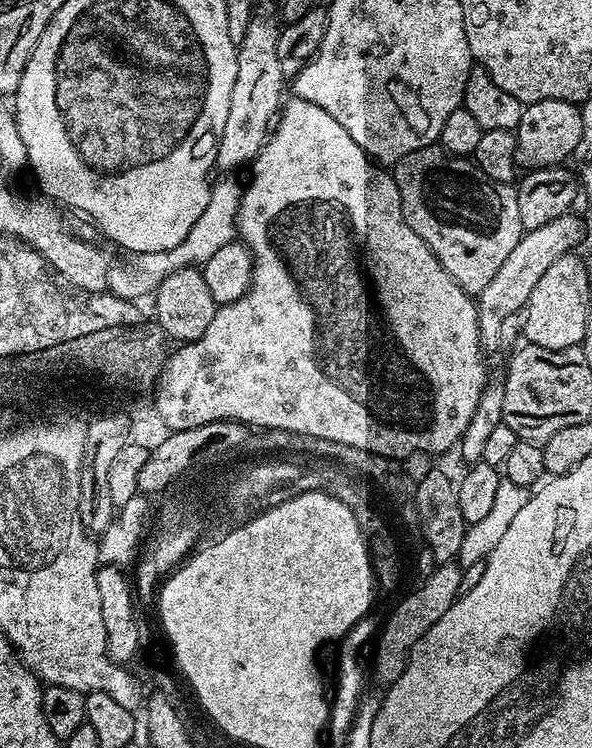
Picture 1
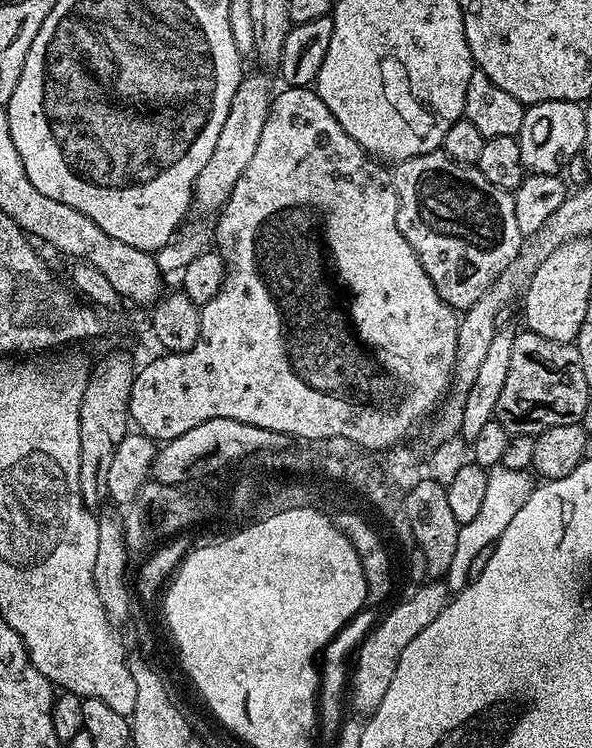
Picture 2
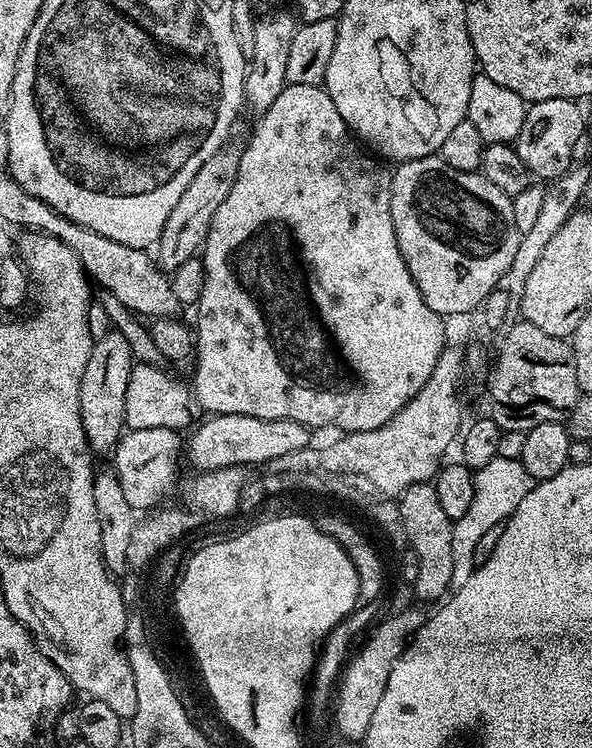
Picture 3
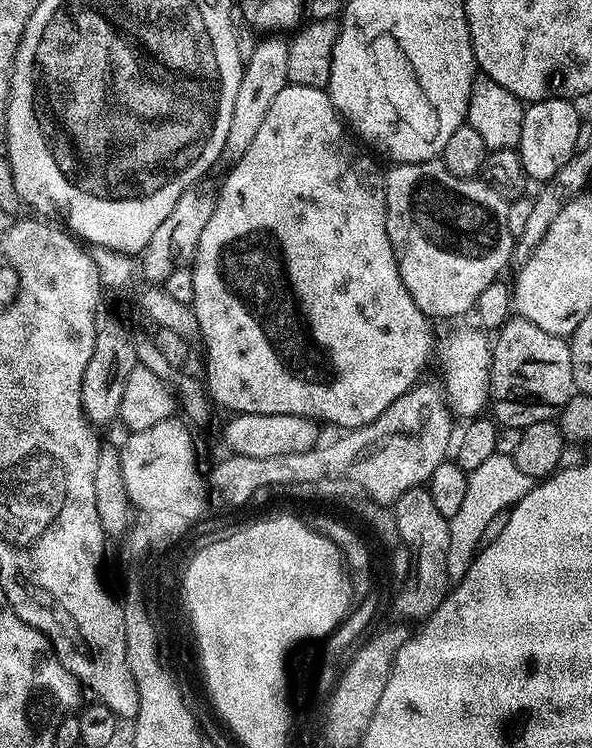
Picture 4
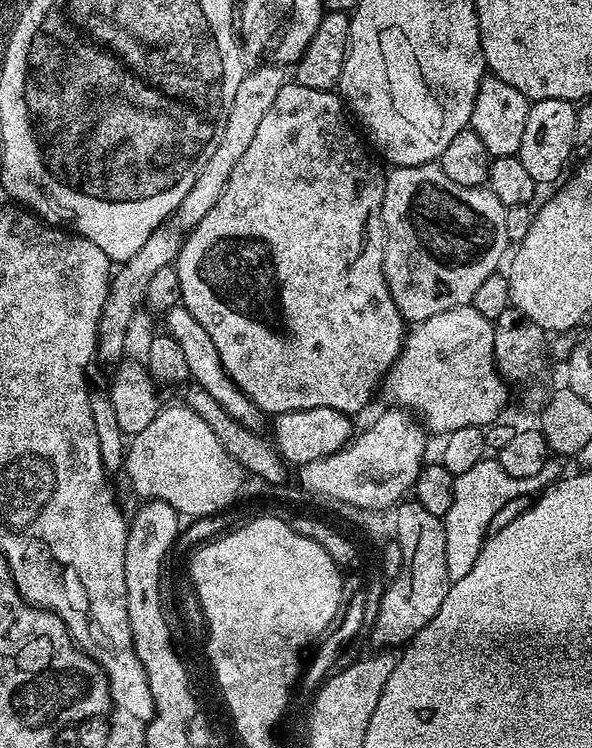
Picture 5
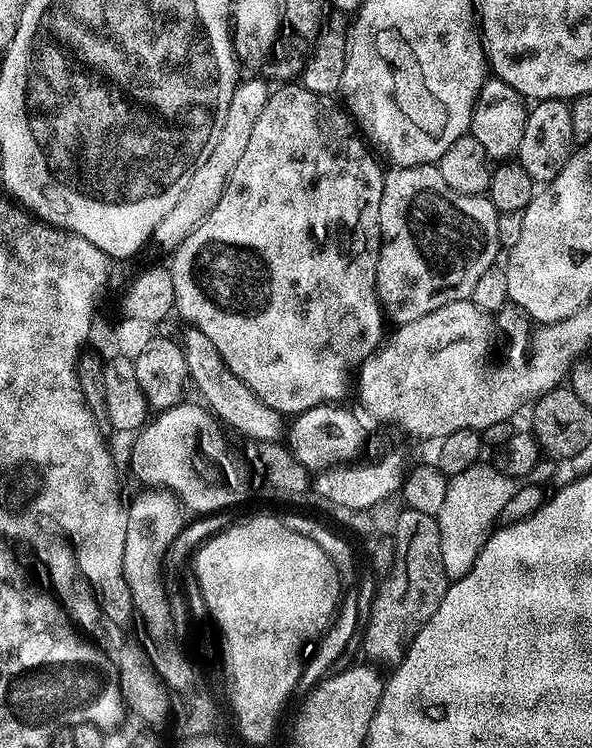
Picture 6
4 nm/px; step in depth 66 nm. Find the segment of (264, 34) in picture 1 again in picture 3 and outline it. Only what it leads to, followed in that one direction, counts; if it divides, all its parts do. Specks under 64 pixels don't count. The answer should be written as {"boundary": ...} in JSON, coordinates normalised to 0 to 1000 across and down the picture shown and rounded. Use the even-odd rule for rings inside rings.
{"boundary":[[[392,190],[380,191],[341,219],[341,227],[321,238],[321,249],[314,249],[314,259],[301,267],[301,275],[287,283],[287,291],[274,302],[274,313],[260,328],[260,346],[279,365],[296,364],[307,350],[326,346],[343,333],[345,320],[351,316],[355,297],[361,297],[361,286],[368,286],[368,275],[382,270],[382,259],[389,259],[389,249],[395,238],[402,238],[407,199],[397,198]]]}

